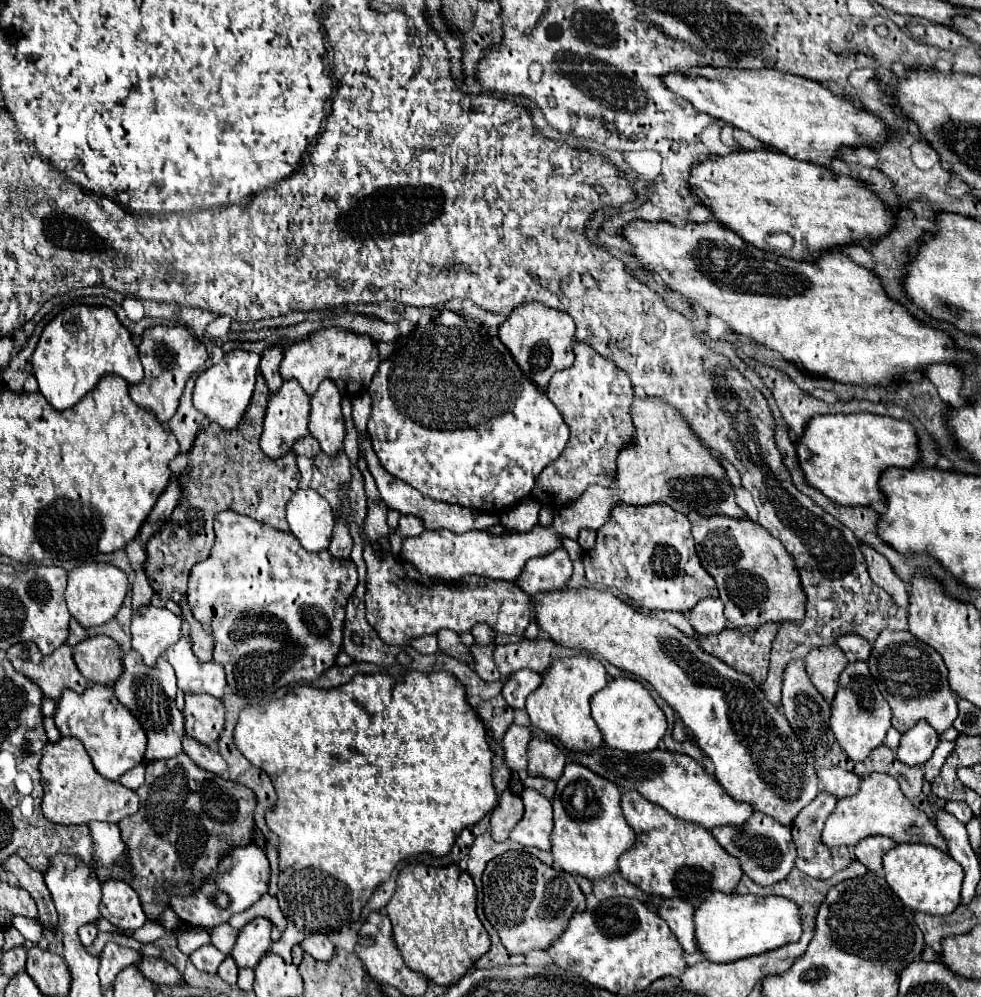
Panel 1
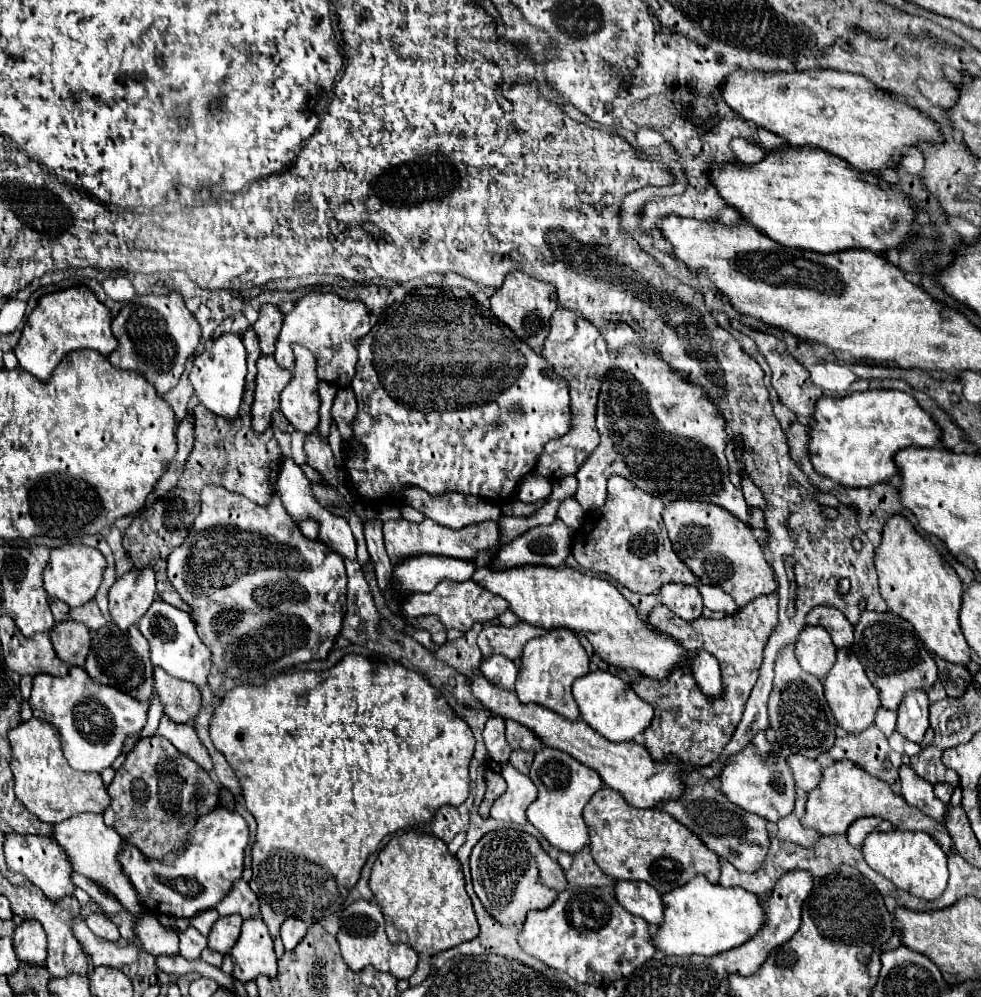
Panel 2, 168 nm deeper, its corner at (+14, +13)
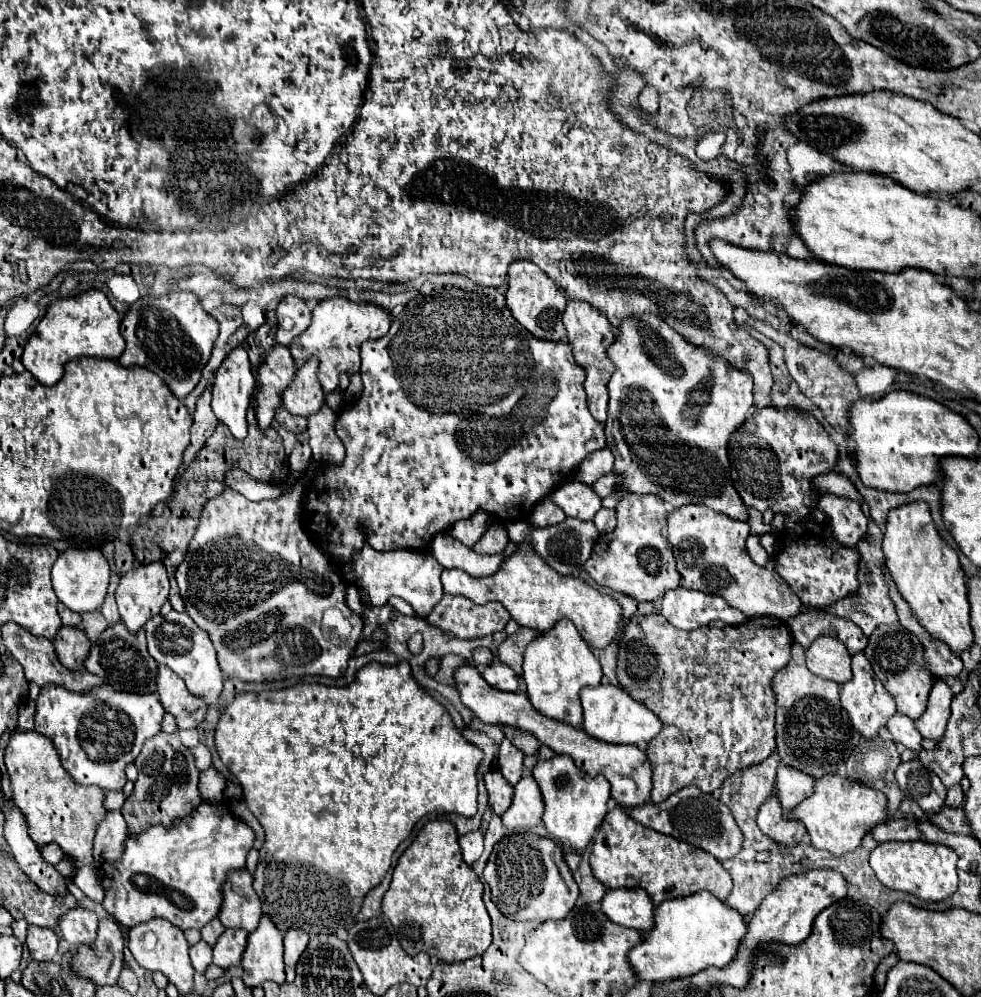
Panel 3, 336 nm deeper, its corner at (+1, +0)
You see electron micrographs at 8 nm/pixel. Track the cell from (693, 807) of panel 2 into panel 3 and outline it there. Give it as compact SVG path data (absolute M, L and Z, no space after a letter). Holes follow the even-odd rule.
M693 785L679 789L677 793L673 793L671 797L667 797L667 801L663 801L659 805L643 803L643 805L637 805L637 807L623 807L623 811L633 821L643 823L645 827L651 827L659 833L681 839L685 843L691 843L699 849L705 849L707 853L711 853L719 861L725 861L727 857L733 857L741 849L743 833L735 825L735 819L731 817L731 811L723 803L719 803L719 799L715 799L713 795L703 793L699 787L693 787Z

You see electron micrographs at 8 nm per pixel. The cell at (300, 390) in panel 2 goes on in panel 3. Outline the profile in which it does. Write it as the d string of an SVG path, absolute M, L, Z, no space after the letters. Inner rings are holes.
M309 357L307 361L299 363L293 381L283 391L283 405L291 415L309 417L325 403L325 393L315 375L317 365L319 363L315 361L315 357Z

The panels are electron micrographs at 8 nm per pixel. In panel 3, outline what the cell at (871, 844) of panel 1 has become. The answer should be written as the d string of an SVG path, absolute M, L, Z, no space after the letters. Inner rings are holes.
M901 817L901 819L889 819L883 825L877 825L873 829L871 837L877 843L883 843L883 841L915 841L915 839L921 839L921 831L917 827L917 821Z

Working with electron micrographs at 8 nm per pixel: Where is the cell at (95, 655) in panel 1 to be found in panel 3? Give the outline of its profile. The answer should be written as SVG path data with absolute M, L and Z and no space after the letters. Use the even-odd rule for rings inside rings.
M61 627L53 637L55 653L67 669L83 669L83 657L87 657L91 645L87 635L79 627Z

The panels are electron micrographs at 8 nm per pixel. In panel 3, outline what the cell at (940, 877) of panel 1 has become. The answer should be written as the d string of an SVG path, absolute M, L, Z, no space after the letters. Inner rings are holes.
M893 841L893 843L879 843L869 857L869 863L877 875L877 879L889 887L899 889L911 895L917 895L925 901L943 901L951 897L957 889L957 853L943 845L927 843L927 841Z

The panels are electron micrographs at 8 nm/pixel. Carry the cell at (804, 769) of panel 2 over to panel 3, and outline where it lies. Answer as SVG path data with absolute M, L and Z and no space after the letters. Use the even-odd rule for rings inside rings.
M779 763L775 779L775 795L783 809L793 809L795 805L799 805L799 801L811 795L811 789L813 777L807 777L805 773L799 773L797 769Z

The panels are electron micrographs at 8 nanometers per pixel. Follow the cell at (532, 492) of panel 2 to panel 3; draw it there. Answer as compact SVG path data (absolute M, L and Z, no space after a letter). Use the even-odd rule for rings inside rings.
M567 481L551 493L551 499L561 505L565 515L591 521L593 515L601 509L601 497L593 491L591 485L581 481Z

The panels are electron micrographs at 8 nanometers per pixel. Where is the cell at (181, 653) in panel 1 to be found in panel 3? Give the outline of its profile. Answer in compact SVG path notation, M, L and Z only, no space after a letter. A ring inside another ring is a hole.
M171 611L169 615L153 615L145 623L145 633L147 633L147 649L149 655L167 667L171 667L187 685L191 695L201 697L207 705L211 701L217 701L221 689L223 689L223 675L217 665L217 653L215 647L211 645L211 639L207 637L205 631L201 631L187 613Z

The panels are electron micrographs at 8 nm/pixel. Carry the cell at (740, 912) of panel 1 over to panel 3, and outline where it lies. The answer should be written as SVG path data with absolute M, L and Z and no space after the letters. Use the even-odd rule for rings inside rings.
M695 893L663 901L655 907L655 925L643 935L643 941L627 953L627 961L639 981L667 981L695 975L707 967L725 967L739 949L747 927L743 917L711 897L711 893Z

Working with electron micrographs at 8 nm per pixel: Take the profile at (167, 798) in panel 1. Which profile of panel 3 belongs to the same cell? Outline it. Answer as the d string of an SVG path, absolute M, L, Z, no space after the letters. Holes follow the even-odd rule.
M157 733L155 737L147 739L143 743L143 749L139 757L135 759L135 767L139 771L139 779L135 783L135 791L129 799L125 799L125 805L121 809L129 833L141 833L151 825L165 825L169 827L175 819L187 817L191 813L201 797L197 789L199 771L195 767L195 759L179 739L179 733Z

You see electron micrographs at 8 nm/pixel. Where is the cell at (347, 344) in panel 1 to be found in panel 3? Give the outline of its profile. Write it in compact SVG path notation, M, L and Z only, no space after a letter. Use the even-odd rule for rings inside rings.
M331 297L323 299L313 309L311 325L289 345L289 351L297 361L303 361L303 357L309 355L317 355L319 381L335 383L333 387L325 387L325 391L333 391L339 385L341 371L347 371L349 375L359 371L361 343L367 339L379 339L387 335L387 331L389 331L389 313L383 307L373 303L355 303L345 297Z

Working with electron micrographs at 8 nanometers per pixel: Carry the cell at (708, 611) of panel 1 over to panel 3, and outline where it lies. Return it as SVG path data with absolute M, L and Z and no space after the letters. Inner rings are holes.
M677 587L665 591L661 615L677 629L699 629L715 619L723 619L729 625L741 625L747 617L739 609L731 609L721 597L701 591Z

